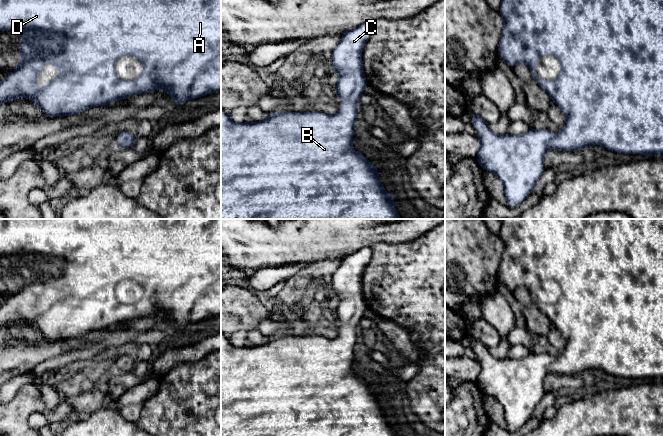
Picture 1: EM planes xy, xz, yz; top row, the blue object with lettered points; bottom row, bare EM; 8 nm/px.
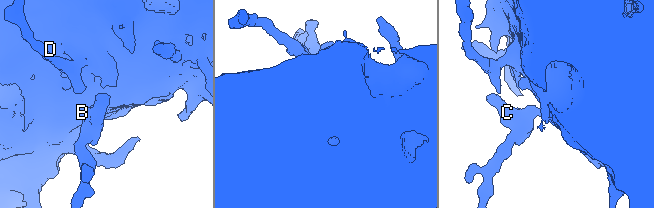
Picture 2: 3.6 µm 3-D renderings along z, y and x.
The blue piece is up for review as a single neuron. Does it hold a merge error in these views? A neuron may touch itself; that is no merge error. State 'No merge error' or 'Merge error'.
No merge error

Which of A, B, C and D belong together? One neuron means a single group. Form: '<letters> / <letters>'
A B C D

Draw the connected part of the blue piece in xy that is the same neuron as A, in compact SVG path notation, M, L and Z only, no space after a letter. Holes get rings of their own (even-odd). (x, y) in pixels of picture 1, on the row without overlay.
M0 219L0 255L21 259L18 262L20 287L13 297L7 298L0 305L0 328L25 321L42 333L46 340L56 342L82 337L91 331L109 329L121 323L150 317L155 313L163 313L177 329L183 329L189 323L221 316L221 219ZM122 279L132 279L143 288L144 294L135 305L123 305L117 301L114 288ZM47 287L62 297L38 314L35 308L41 290Z

